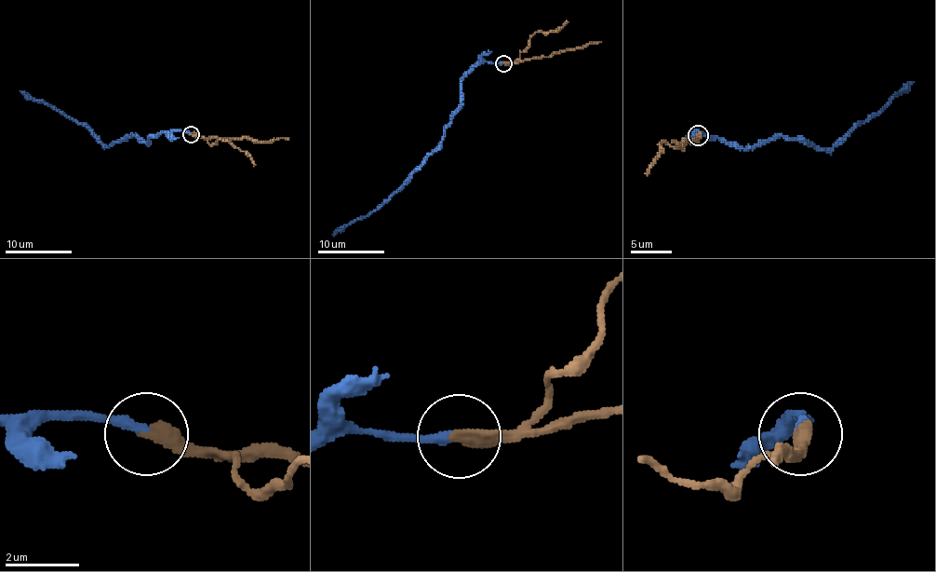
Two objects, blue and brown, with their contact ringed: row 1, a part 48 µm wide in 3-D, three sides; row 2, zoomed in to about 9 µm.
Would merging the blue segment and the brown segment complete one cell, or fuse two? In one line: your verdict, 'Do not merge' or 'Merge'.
Do not merge

